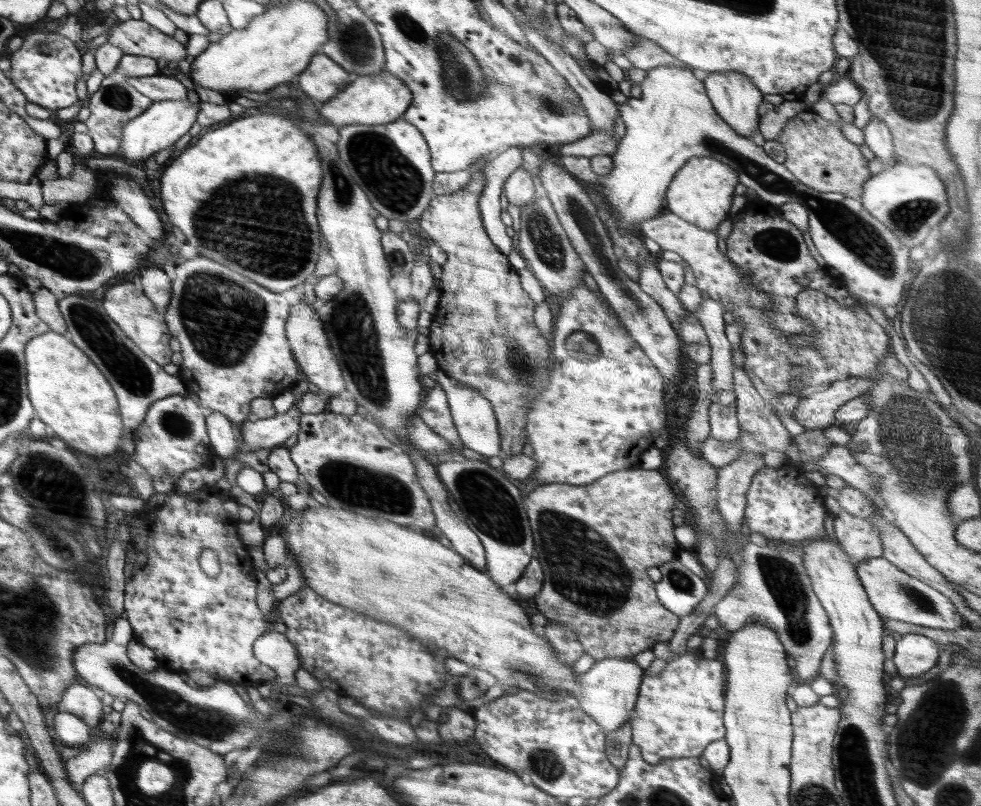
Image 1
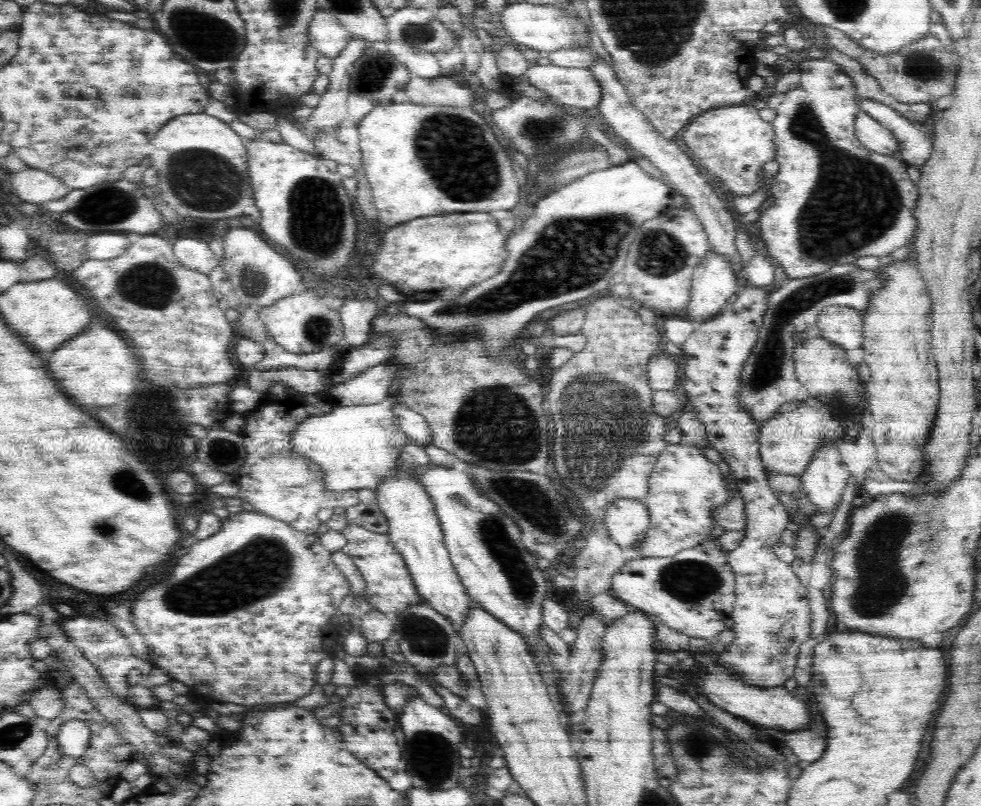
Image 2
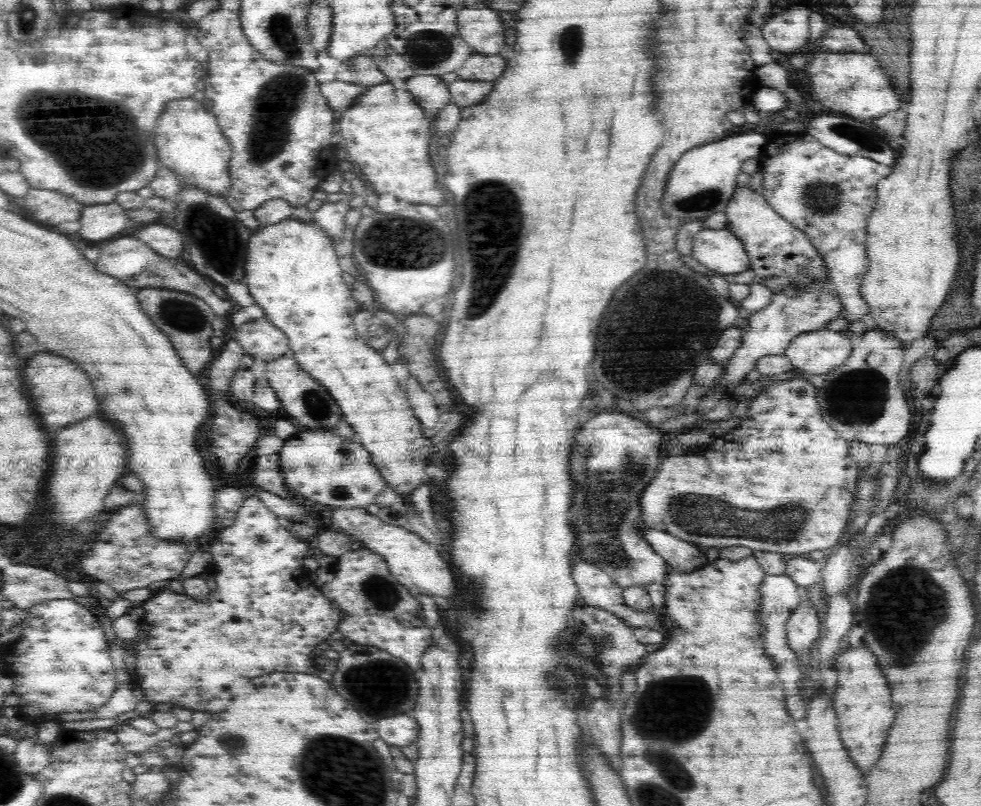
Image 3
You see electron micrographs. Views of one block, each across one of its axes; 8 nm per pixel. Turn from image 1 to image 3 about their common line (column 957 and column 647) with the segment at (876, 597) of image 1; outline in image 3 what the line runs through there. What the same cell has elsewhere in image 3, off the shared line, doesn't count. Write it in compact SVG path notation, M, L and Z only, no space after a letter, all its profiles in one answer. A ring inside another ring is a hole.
M578 559L578 564L571 568L572 578L576 582L576 586L579 592L578 598L582 605L590 605L593 607L598 607L621 618L626 626L632 628L661 628L663 629L664 624L662 624L662 616L665 615L665 609L658 611L658 609L650 606L647 611L634 611L632 607L626 606L623 602L623 588L614 582L614 579L609 574L606 574L602 569L590 564L589 562L584 562Z

